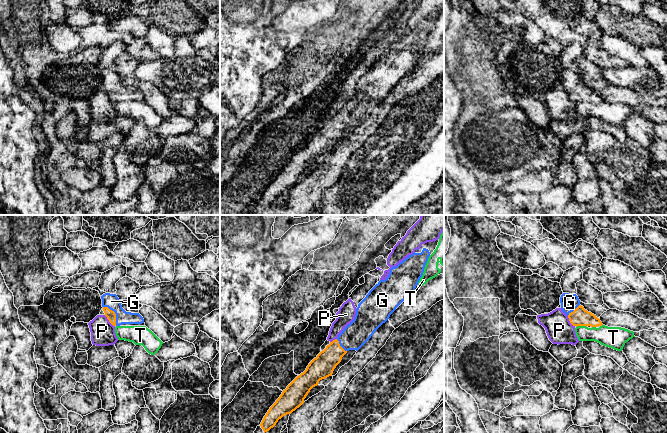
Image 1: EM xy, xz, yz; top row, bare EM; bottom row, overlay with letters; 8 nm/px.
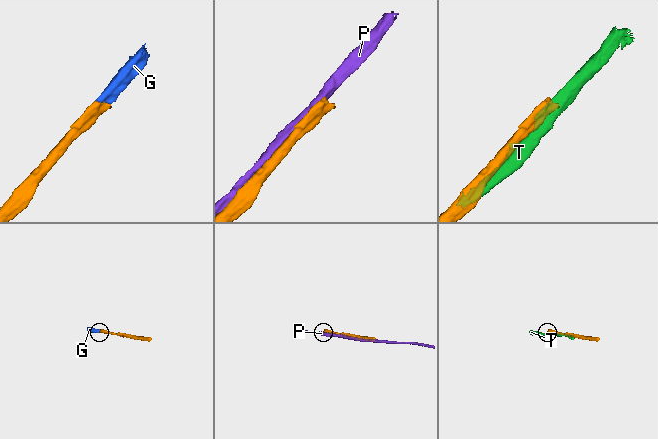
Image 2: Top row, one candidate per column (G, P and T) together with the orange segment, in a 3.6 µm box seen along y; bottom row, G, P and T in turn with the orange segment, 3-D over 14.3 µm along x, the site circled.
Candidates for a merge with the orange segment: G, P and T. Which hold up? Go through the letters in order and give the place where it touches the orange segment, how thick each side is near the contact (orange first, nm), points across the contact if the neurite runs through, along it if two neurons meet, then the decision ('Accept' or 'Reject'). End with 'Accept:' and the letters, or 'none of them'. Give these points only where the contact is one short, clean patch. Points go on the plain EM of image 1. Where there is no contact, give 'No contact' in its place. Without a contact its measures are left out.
G: Touches orange at xy (114, 89). Thickness 80 nm (orange) against 120 nm. Path across: xy (111, 92), (114, 89), (111, 77). Accept
P: Touches orange at xy (109, 97). Thickness 80 nm (orange) against 190 nm. Reject
T: Touches orange at yz (581, 101). Thickness 140 nm (orange) against 160 nm. Reject
Accept: G

